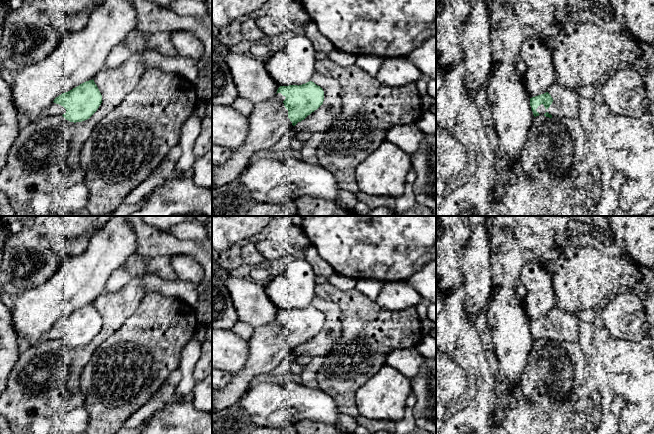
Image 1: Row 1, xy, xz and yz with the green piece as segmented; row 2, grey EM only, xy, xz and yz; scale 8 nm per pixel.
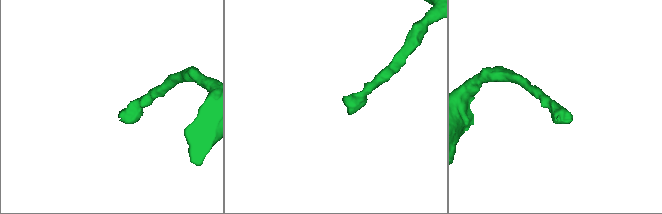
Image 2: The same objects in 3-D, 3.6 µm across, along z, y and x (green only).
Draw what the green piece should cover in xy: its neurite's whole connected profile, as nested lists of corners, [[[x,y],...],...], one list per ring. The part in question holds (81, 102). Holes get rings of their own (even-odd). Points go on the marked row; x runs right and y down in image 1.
[[[92,79],[56,97],[43,111],[43,116],[62,115],[70,122],[82,122],[89,119],[101,103],[102,95]]]

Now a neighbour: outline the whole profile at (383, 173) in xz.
[[[384,141],[359,163],[355,172],[356,185],[368,195],[397,198],[404,193],[410,170],[411,155]]]

